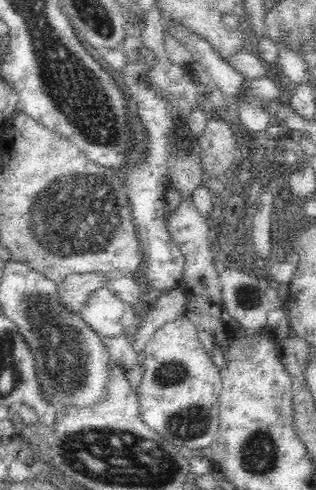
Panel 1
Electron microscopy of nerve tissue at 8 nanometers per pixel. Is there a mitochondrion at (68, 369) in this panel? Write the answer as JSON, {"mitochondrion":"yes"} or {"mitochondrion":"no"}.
{"mitochondrion":"yes"}

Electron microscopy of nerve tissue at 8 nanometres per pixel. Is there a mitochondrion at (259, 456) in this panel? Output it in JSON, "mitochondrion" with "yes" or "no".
{"mitochondrion":"yes"}

